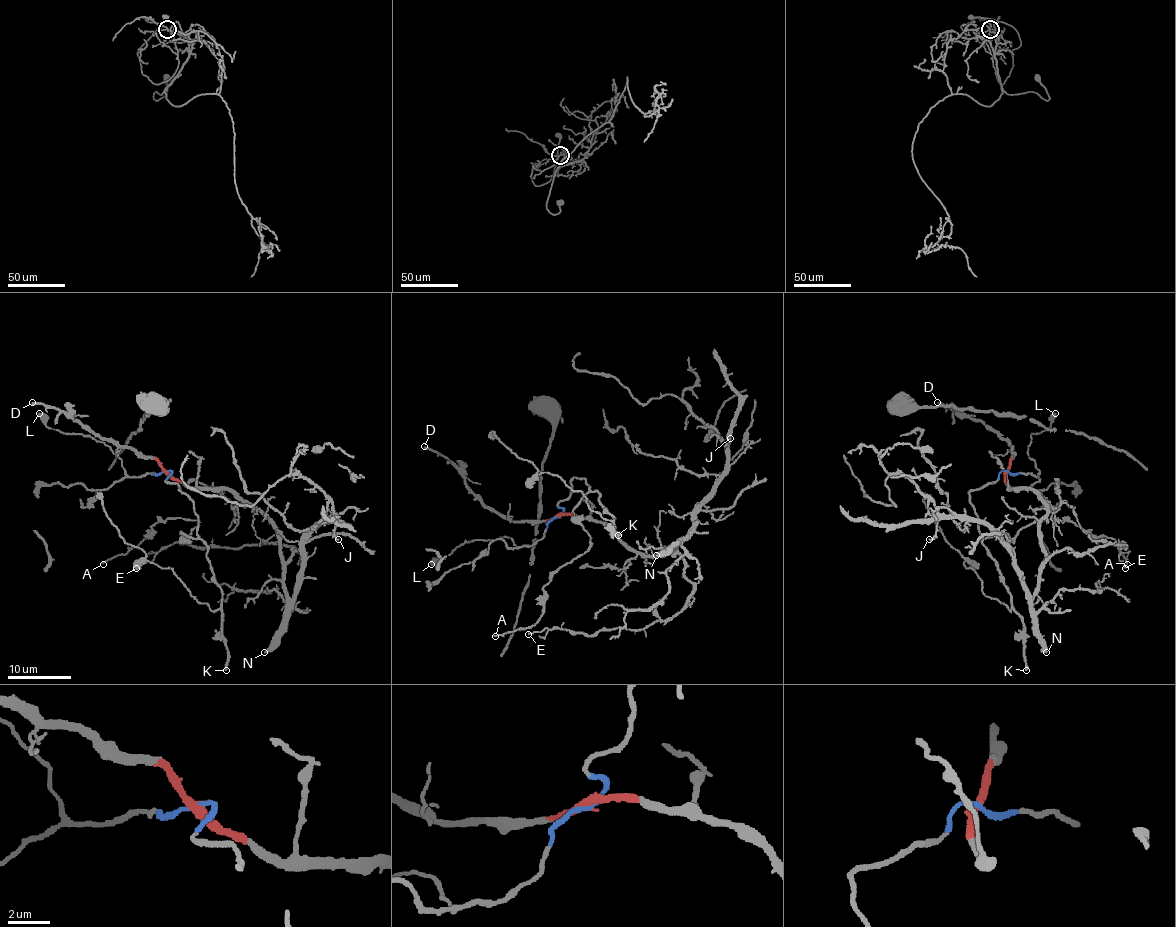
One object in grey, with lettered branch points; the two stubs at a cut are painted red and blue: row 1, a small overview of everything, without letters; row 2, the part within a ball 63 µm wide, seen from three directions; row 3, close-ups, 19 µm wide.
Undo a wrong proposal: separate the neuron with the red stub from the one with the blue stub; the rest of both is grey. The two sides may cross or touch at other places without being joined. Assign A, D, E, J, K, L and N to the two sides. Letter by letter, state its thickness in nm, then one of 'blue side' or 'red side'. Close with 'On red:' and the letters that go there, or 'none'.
A: 200 nm | blue side
D: 300 nm | red side
E: 130 nm | red side
J: 150 nm | red side
K: 240 nm | blue side
L: 550 nm | blue side
N: 320 nm | red side
On red: D, E, J, N

